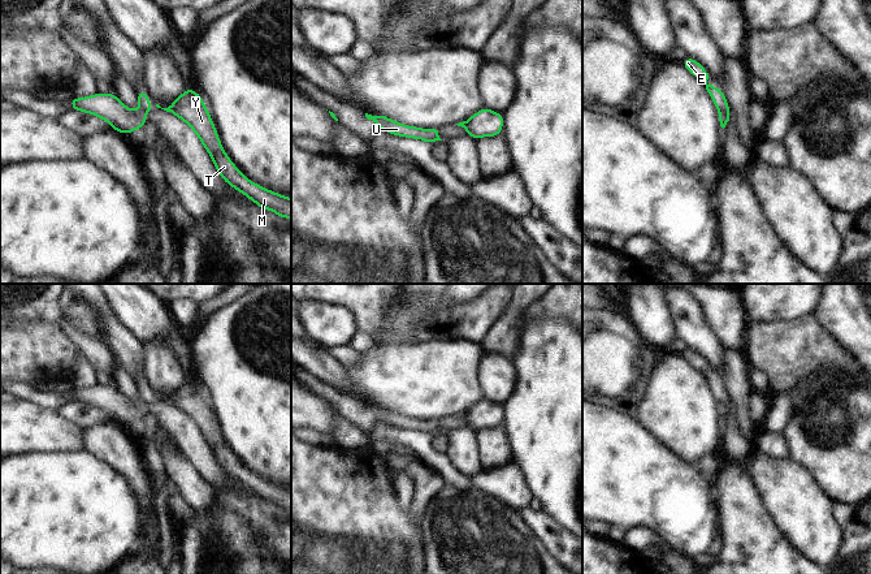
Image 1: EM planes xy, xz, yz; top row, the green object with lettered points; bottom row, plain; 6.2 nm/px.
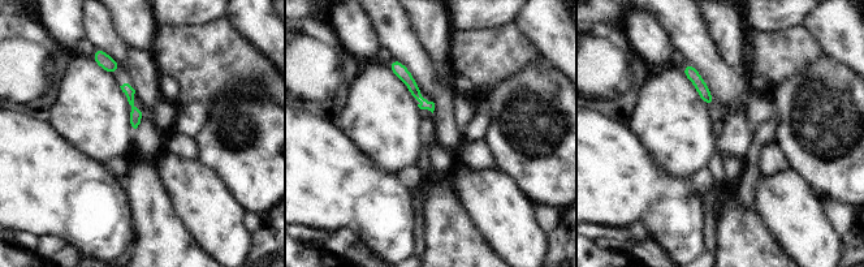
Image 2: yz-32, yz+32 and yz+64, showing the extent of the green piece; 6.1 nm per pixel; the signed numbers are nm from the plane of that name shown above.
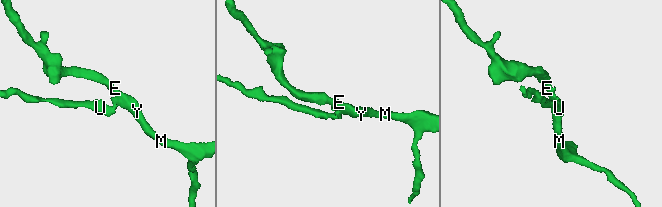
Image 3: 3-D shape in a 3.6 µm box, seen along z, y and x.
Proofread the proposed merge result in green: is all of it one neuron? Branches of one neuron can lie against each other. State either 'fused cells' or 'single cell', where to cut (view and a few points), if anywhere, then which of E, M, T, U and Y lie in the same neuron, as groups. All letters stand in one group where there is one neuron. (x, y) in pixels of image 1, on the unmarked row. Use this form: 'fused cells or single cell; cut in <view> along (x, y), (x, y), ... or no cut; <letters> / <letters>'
fused cells; cut in yz along (729, 405), (720, 406); E M T Y / U

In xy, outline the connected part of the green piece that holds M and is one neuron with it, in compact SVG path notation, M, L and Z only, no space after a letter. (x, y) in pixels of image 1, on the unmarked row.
M186 380L168 400L161 401L177 407L191 419L213 452L216 462L229 478L260 500L273 502L282 510L291 510L291 489L250 472L226 446L208 400L194 380Z

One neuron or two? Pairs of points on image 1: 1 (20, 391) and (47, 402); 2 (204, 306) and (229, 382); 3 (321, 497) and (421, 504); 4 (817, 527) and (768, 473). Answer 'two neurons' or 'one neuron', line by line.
1: one neuron
2: two neurons
3: two neurons
4: one neuron

